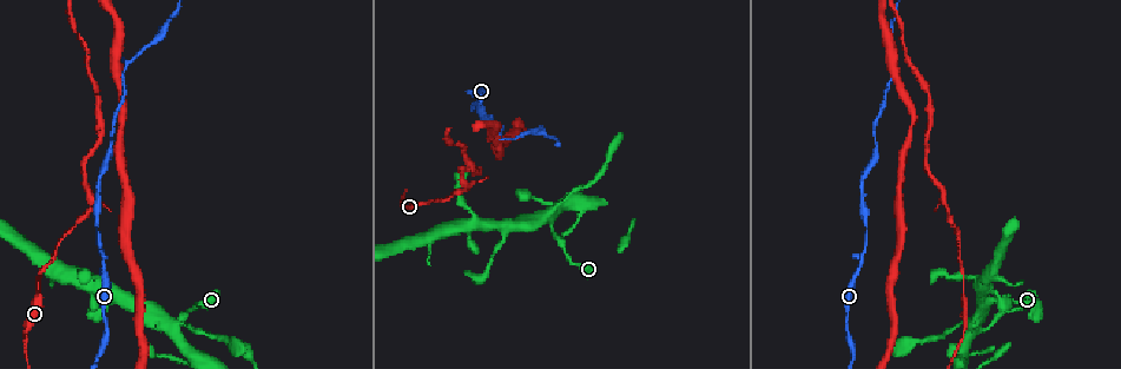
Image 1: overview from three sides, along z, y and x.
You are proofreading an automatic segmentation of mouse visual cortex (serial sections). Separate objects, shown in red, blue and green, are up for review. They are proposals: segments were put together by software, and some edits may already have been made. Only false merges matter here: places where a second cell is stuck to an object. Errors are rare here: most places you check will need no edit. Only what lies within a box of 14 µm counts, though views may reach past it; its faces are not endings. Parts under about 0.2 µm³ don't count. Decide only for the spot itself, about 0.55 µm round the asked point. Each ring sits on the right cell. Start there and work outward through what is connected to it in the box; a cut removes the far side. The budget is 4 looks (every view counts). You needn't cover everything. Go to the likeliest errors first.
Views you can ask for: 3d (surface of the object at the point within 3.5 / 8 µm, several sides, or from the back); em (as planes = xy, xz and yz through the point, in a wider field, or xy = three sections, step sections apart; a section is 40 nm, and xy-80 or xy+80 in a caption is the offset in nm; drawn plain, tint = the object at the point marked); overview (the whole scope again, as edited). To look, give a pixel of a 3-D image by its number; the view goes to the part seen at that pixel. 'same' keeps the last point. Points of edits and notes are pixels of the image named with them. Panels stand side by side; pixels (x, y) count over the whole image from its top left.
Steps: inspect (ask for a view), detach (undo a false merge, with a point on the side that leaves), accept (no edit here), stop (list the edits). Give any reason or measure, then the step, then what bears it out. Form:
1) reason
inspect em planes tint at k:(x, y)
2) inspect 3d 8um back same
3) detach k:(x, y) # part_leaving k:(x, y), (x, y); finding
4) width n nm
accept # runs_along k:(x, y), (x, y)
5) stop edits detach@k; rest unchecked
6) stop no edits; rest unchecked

thick turns thin
inspect 3d 8um at 1:(187, 325)

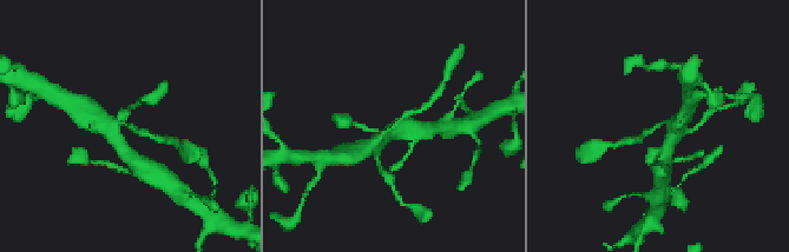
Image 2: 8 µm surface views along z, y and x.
arm_widths 200, 400 nm
inspect em xy step 3 tint at 2:(661, 122)

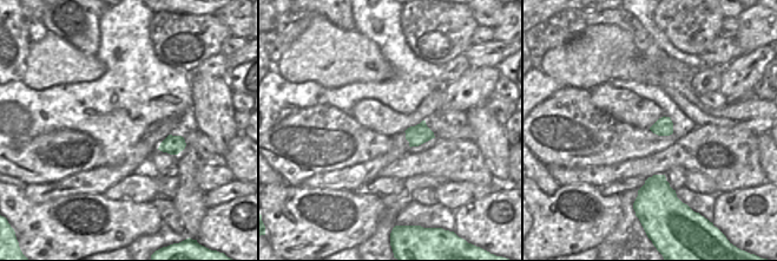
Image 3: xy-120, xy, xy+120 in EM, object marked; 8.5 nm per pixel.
accept # runs_along 2:(376, 151), (416, 112); one cell here

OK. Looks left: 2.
narrows sharply
inspect 3d 3.5um at 1:(102, 242)

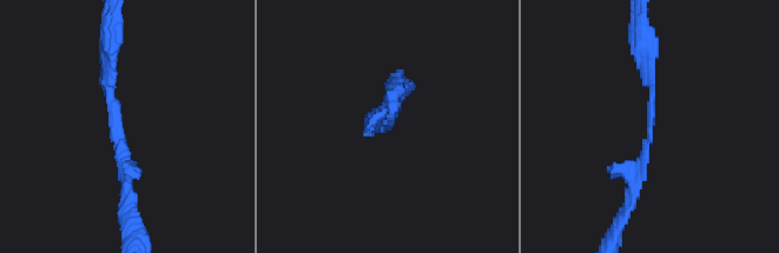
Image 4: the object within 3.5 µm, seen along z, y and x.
inspect em xy step 2 tint at 4:(122, 130)

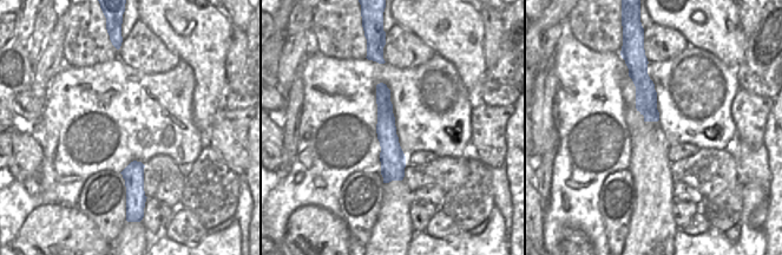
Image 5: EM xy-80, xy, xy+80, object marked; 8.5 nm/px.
accept # runs_along 4:(126, 204), (112, 52); one cell here

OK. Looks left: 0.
stop no edits; rest unchecked

